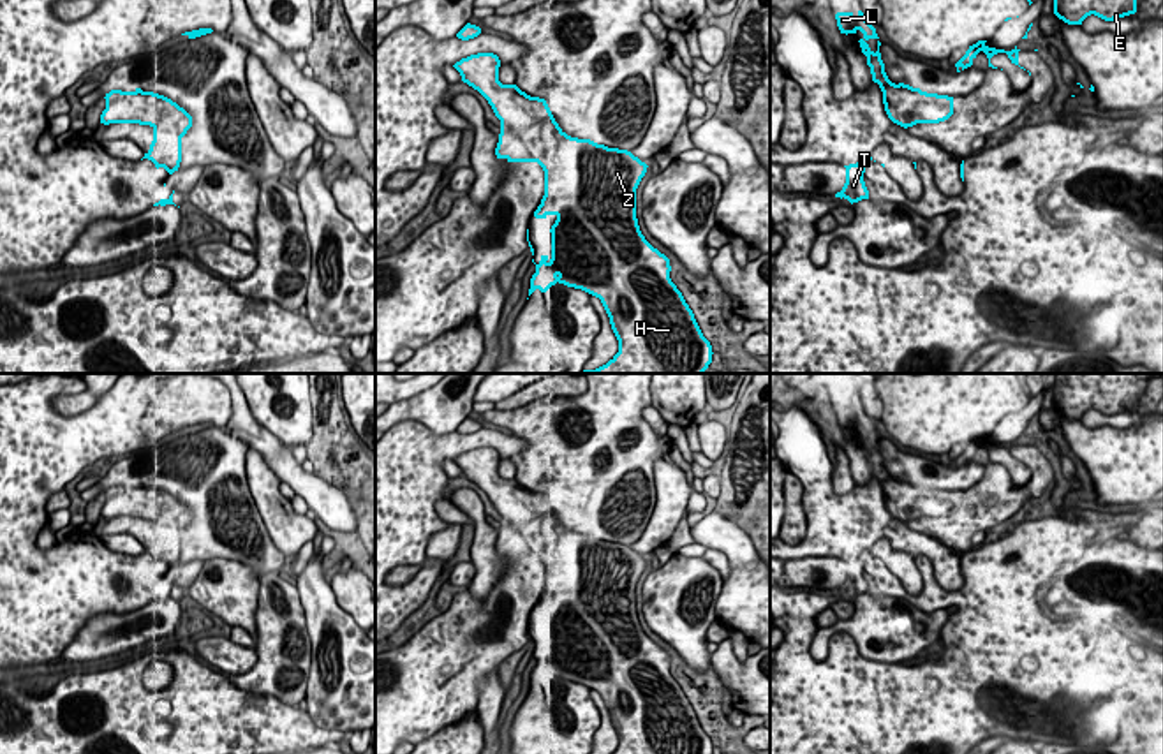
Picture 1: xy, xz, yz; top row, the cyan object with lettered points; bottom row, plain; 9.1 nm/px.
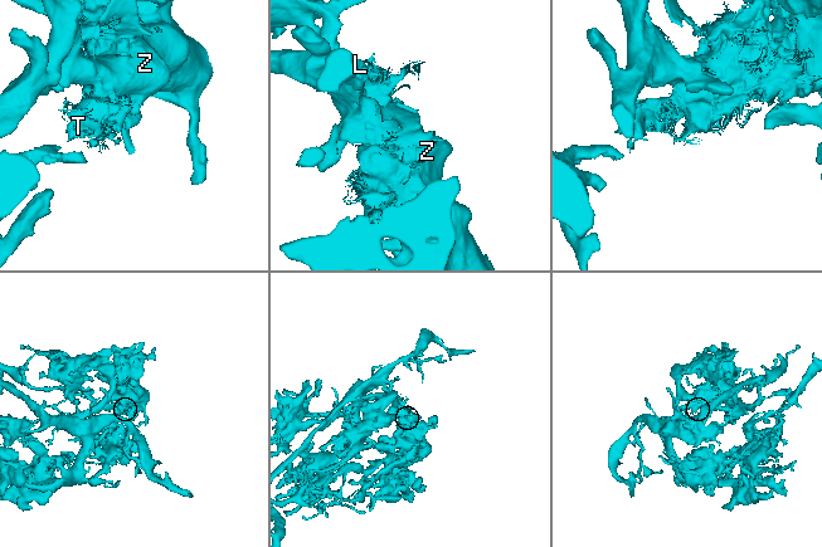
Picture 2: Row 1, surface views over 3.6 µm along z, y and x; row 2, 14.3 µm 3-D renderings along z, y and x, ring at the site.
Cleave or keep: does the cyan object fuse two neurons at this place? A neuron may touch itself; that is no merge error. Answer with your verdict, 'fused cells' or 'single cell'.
single cell

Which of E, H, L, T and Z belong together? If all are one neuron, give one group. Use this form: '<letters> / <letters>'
E H L T Z

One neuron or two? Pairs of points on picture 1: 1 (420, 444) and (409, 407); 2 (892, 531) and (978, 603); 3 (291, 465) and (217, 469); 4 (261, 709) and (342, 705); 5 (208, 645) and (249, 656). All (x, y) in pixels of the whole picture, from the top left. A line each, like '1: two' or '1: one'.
1: two
2: two
3: two
4: two
5: one

